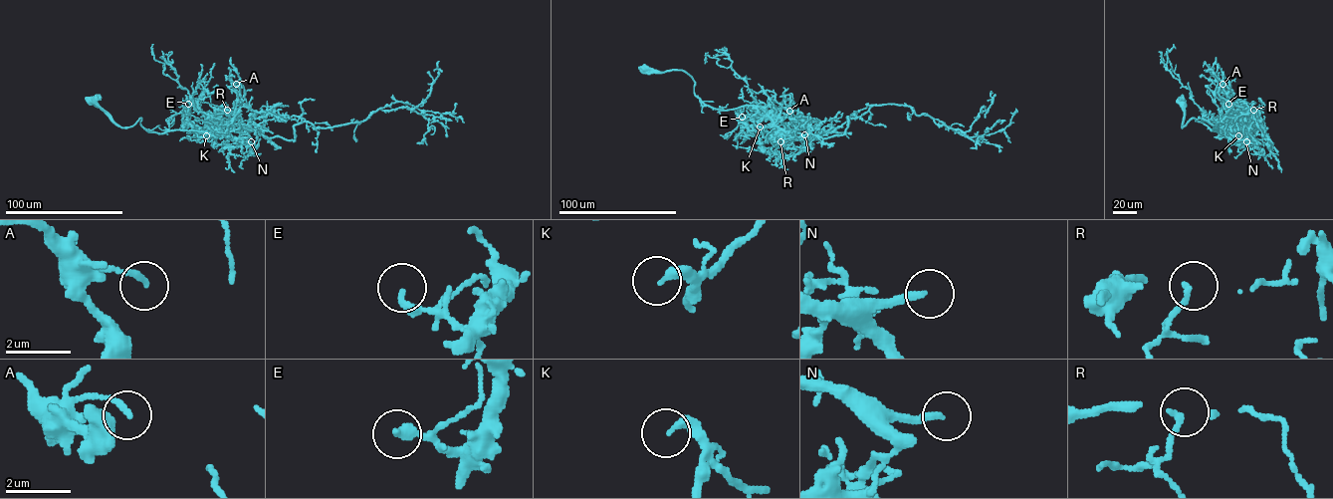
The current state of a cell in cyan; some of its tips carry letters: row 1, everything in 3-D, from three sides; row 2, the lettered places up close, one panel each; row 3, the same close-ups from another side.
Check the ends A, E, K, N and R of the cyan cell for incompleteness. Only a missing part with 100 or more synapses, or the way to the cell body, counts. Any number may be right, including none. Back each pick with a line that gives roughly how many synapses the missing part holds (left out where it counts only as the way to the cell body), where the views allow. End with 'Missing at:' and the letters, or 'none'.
N: Roughly 120 synapses
Missing at: N

